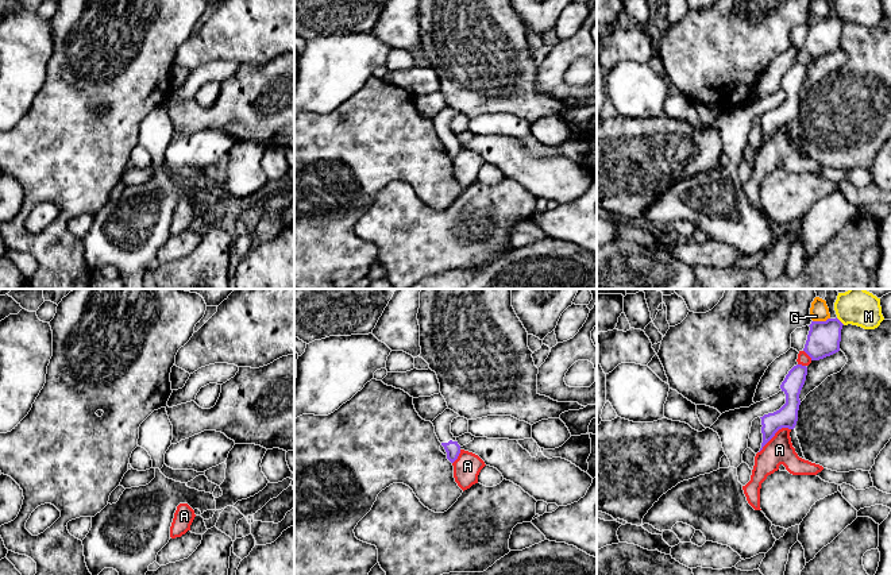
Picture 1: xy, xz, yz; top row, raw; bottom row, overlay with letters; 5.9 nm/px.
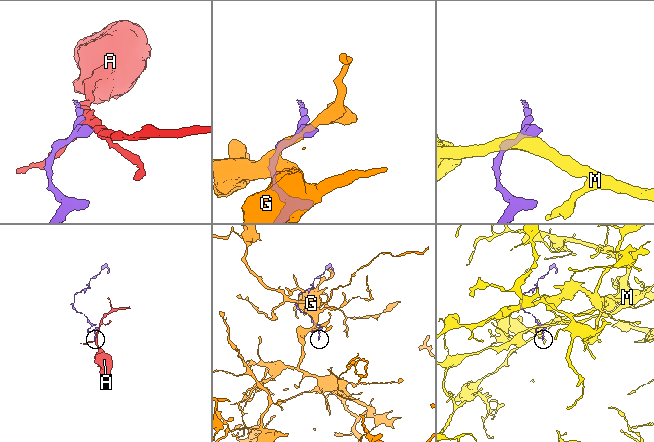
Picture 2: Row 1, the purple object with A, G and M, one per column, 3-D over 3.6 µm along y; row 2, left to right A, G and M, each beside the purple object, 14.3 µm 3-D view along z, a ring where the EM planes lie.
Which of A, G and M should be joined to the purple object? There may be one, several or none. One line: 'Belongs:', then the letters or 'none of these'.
Belongs: none of these

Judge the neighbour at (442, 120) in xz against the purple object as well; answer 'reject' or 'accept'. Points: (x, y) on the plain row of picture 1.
accept

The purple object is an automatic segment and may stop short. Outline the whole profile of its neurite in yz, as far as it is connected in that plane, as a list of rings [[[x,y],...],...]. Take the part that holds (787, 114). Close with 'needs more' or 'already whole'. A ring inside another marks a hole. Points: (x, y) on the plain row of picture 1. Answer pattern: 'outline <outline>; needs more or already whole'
outline [[[802,62],[794,63],[780,82],[786,92],[786,101],[776,109],[764,112],[761,116],[763,140],[761,146],[775,134],[782,126],[794,127],[798,119],[798,108],[801,103],[799,92],[805,82],[807,65]]]; already whole

